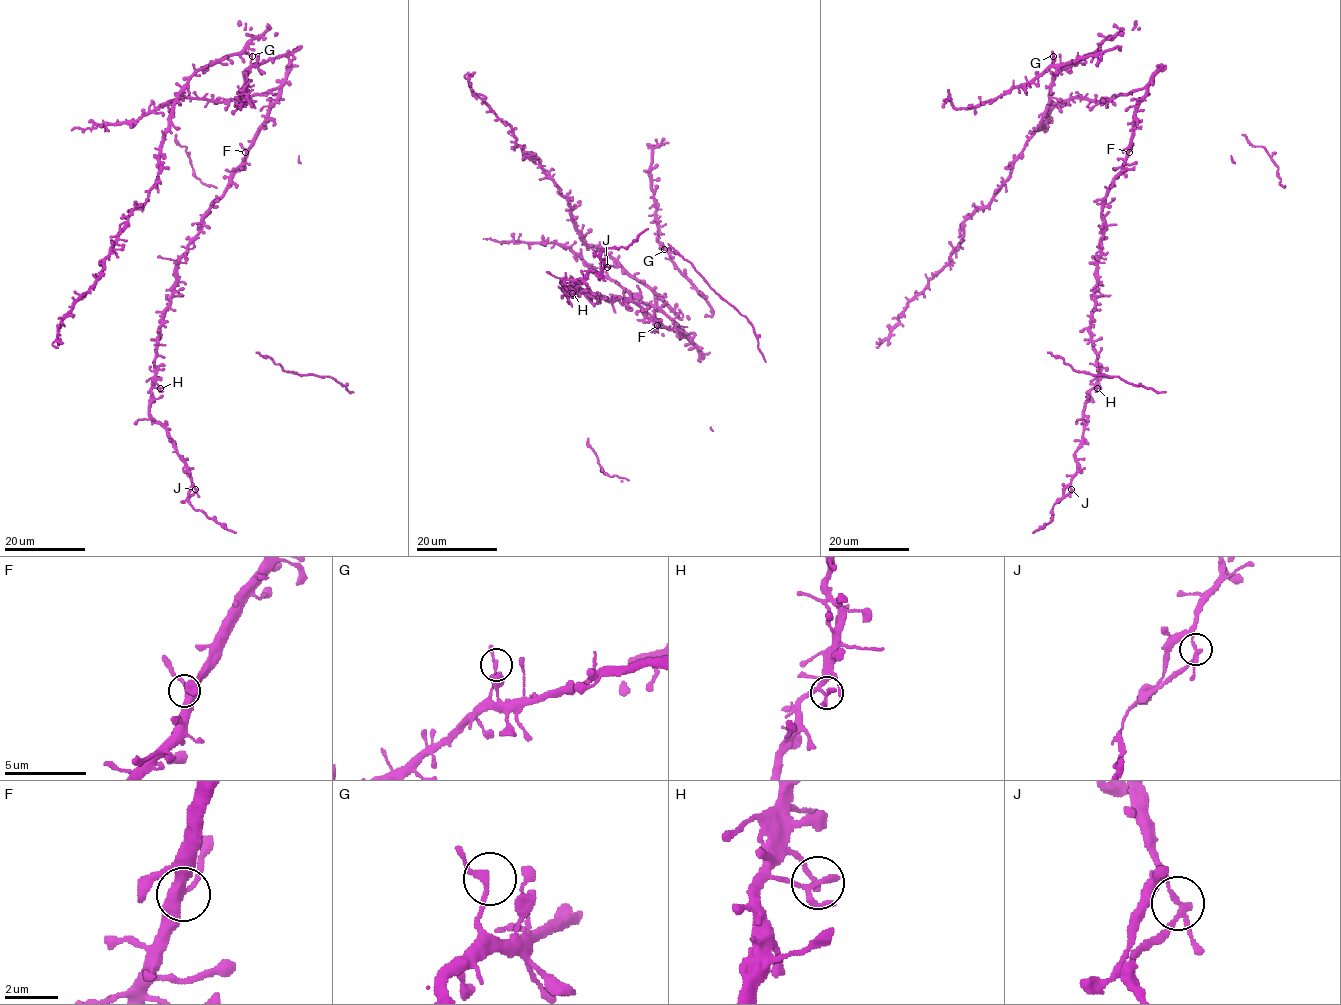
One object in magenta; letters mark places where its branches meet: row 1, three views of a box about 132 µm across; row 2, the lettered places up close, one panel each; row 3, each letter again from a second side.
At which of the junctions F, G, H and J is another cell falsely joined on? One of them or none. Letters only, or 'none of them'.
J

